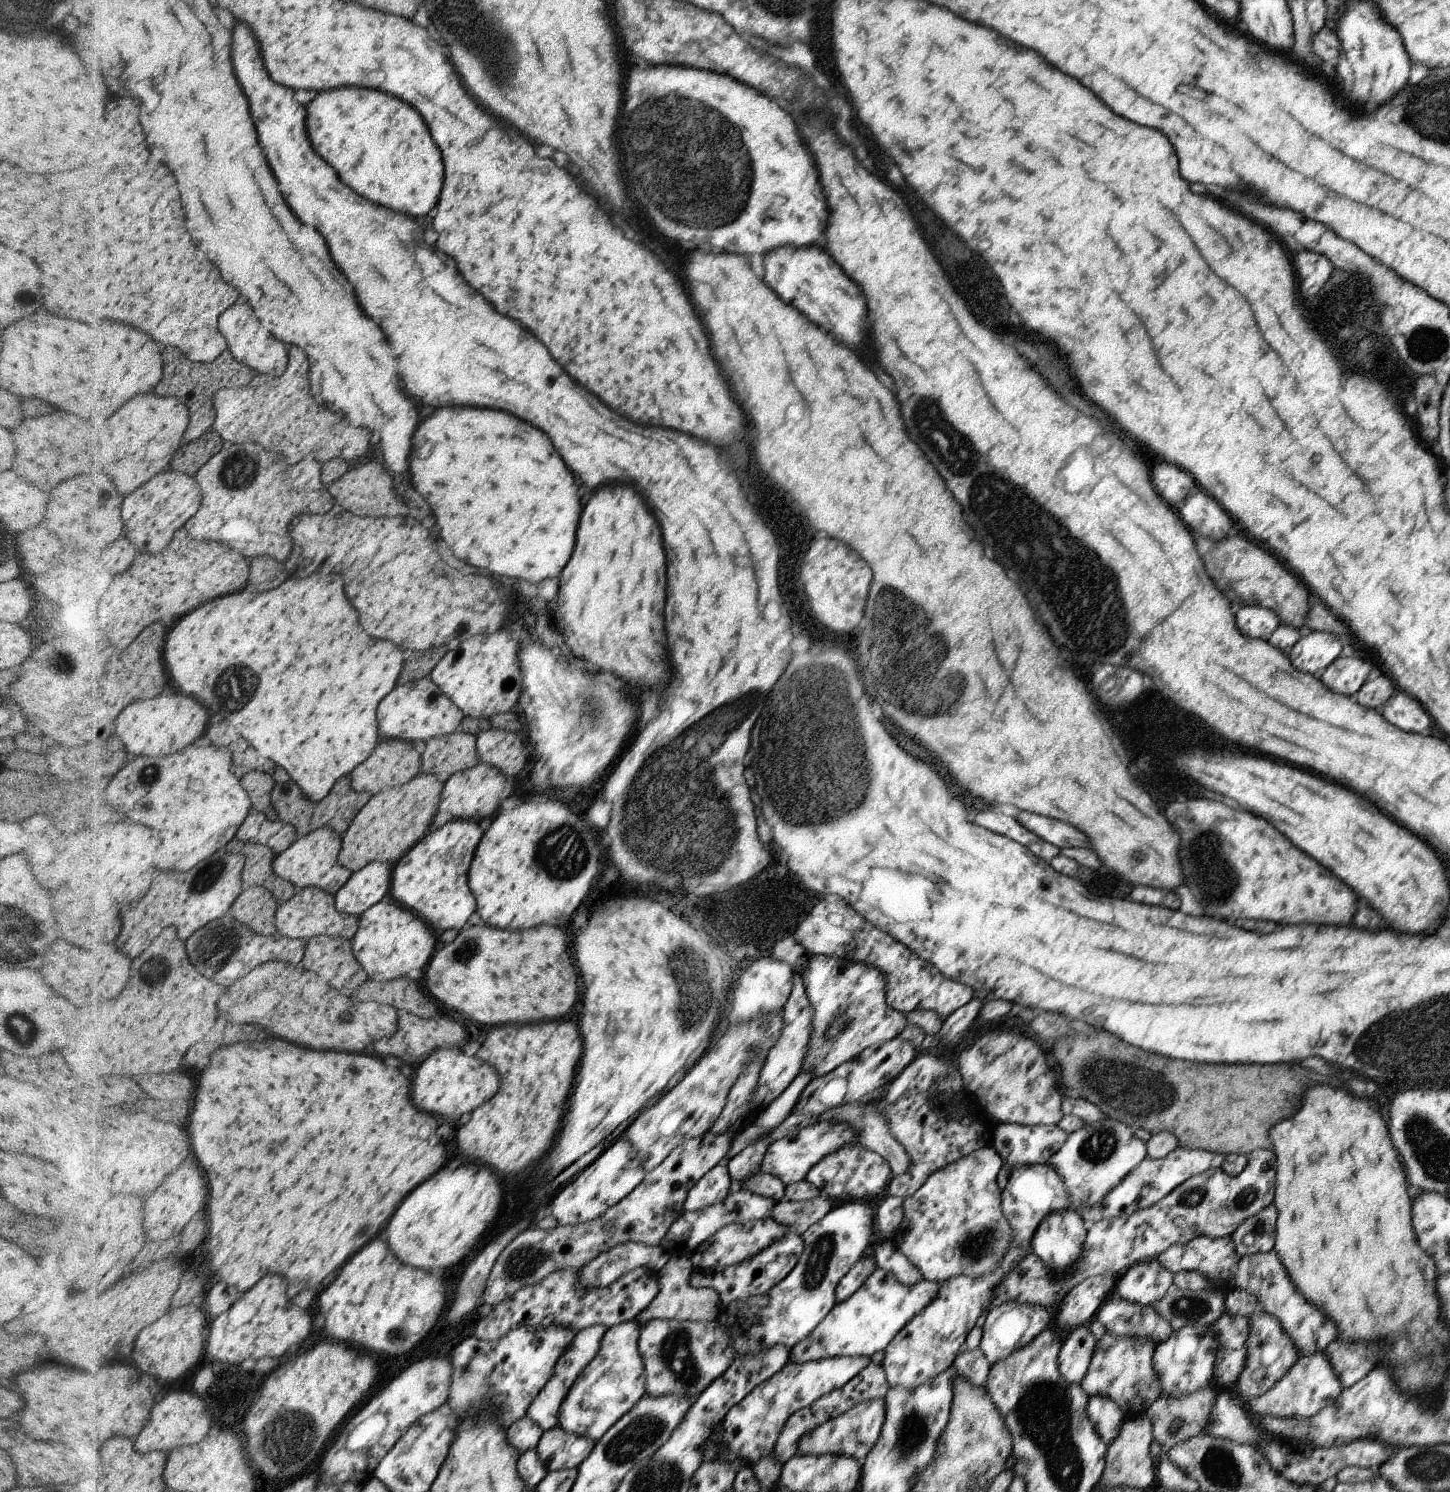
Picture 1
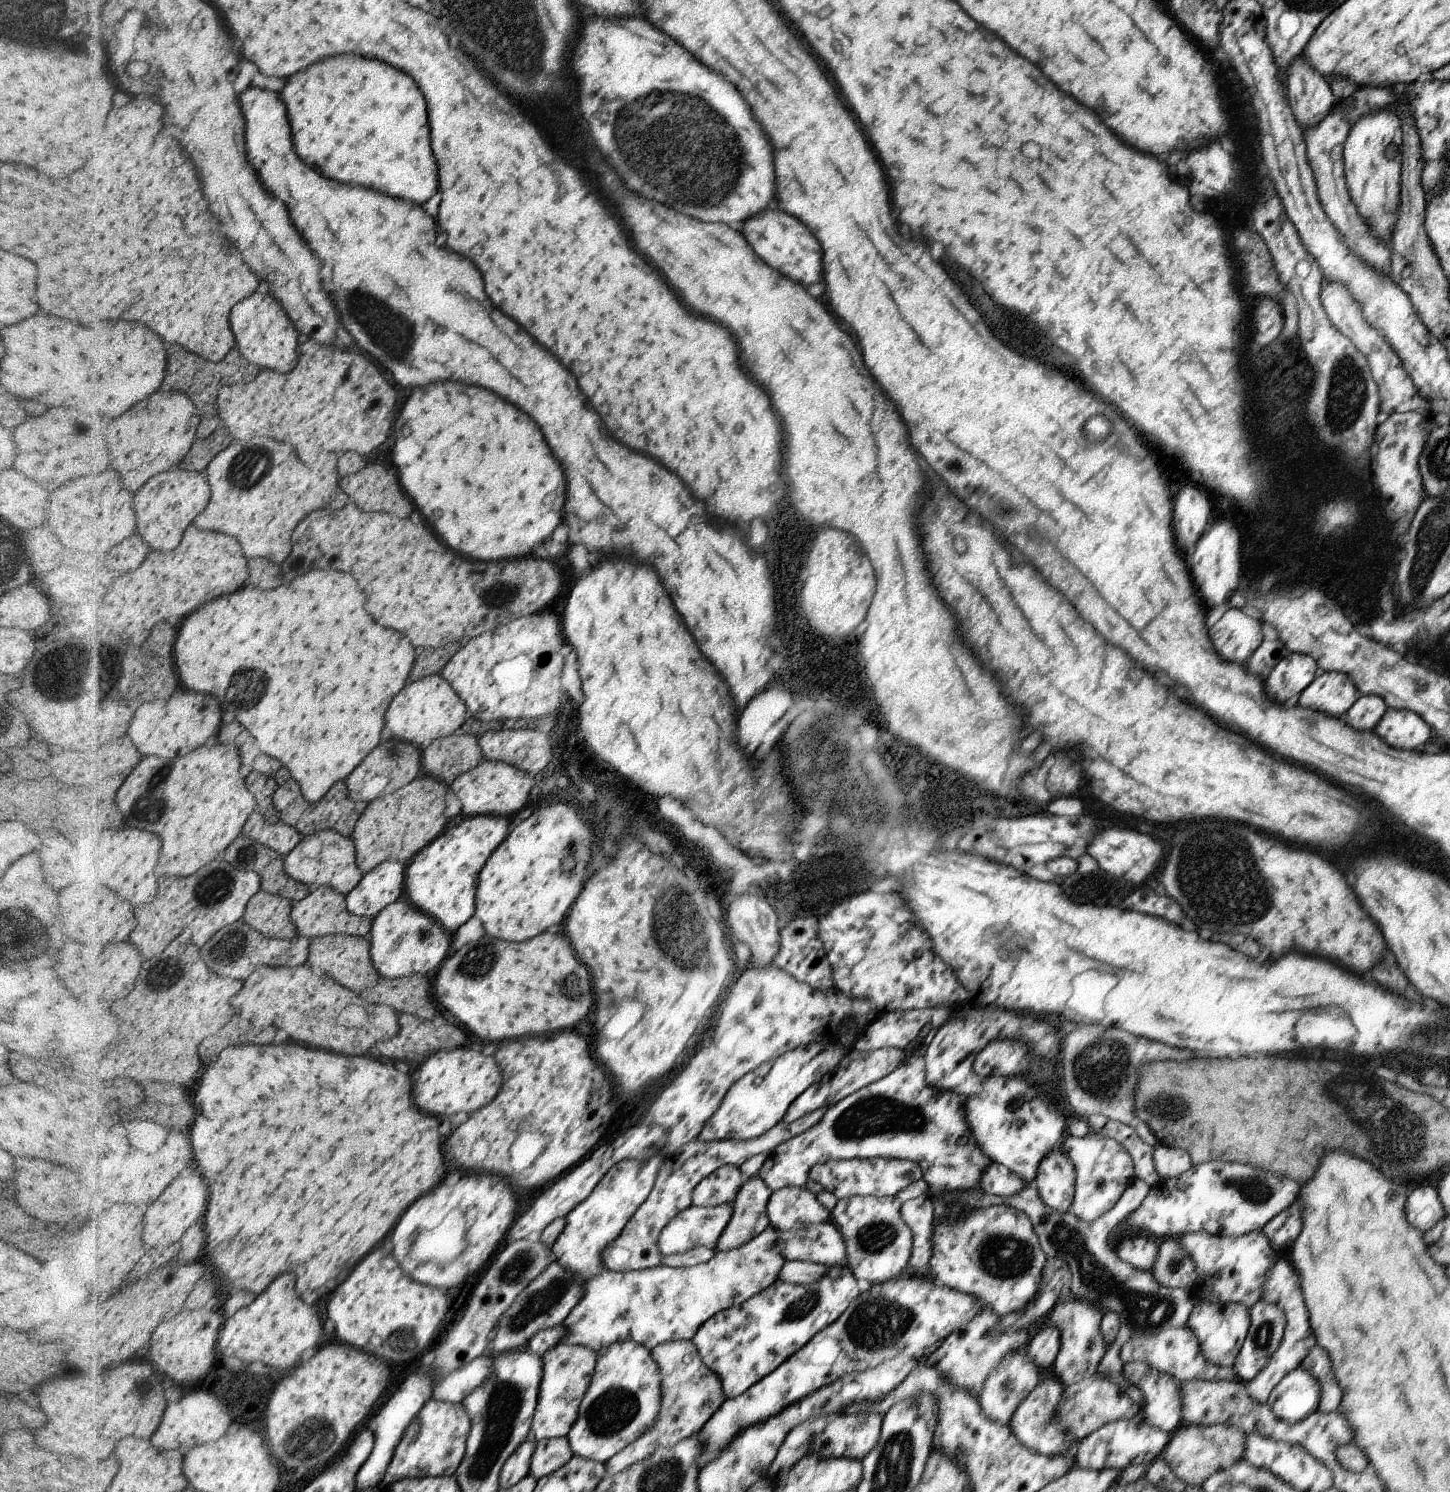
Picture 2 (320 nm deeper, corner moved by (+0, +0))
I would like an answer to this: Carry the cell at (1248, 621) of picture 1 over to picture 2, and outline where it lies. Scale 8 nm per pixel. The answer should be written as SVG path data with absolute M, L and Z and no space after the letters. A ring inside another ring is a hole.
M1236 604L1210 628L1208 636L1216 654L1226 662L1244 664L1248 656L1260 646L1260 622L1236 610Z

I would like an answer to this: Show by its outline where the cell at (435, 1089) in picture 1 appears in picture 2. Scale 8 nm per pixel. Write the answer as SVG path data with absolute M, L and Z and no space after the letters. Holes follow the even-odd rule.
M443 1049L436 1052L422 1064L418 1080L414 1084L414 1104L436 1118L446 1118L460 1112L472 1113L486 1107L497 1099L502 1084L500 1070L494 1062L494 1055L486 1056L480 1049Z

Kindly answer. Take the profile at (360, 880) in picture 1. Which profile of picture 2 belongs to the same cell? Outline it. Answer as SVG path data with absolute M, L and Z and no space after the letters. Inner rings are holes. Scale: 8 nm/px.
M390 860L379 863L373 871L364 873L362 881L346 895L349 912L374 918L398 900L404 886L404 866Z

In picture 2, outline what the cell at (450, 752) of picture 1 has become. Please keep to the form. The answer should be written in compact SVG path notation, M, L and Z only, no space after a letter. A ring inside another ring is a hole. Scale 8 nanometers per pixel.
M460 729L454 735L437 739L423 752L423 773L434 776L447 787L483 761L480 741Z

